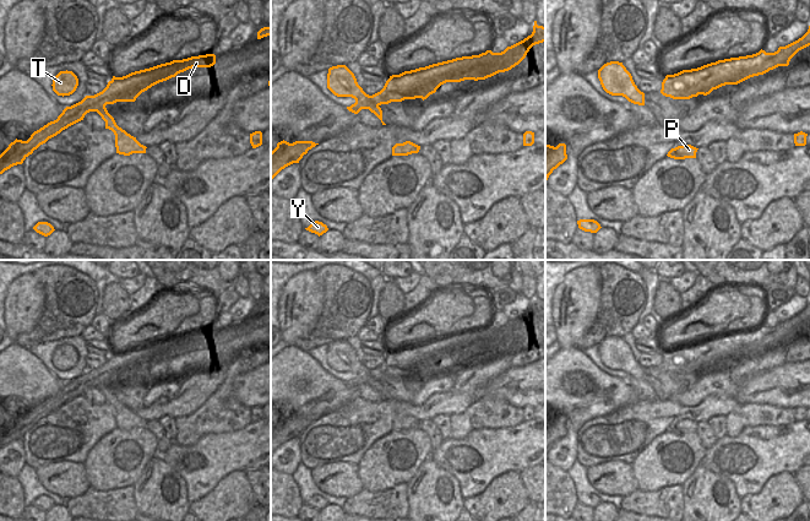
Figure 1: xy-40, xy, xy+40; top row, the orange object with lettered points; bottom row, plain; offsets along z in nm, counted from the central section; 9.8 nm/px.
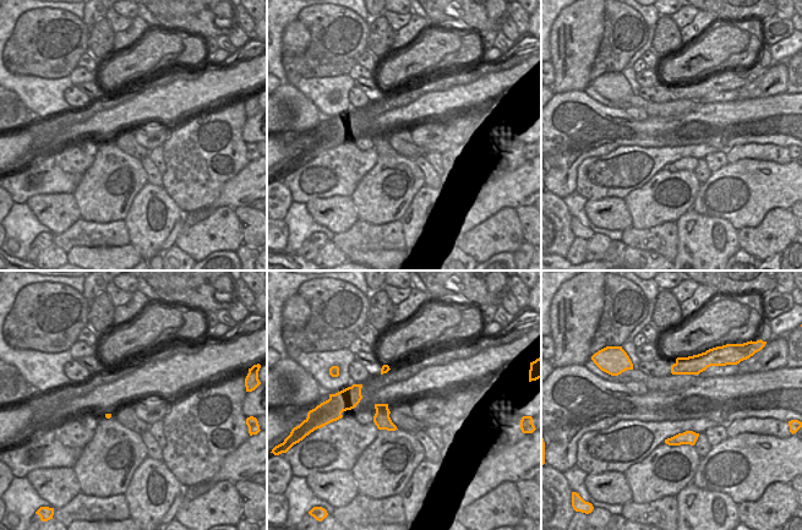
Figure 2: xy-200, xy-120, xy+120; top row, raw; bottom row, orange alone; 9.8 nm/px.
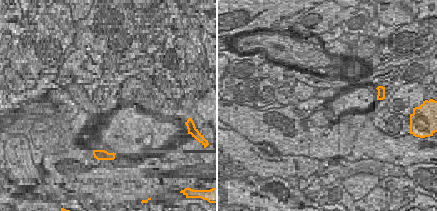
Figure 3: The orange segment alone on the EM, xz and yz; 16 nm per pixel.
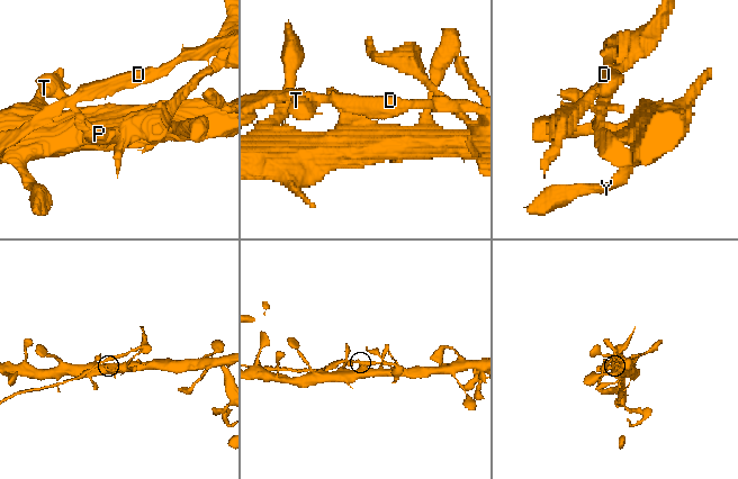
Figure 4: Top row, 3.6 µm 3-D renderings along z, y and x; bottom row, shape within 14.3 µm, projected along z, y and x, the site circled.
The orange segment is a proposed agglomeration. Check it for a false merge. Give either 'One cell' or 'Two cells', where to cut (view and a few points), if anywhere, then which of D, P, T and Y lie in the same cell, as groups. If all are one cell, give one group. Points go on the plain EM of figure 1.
Two cells. Split along xy (378, 379), (367, 383). Groups: D T / P Y.

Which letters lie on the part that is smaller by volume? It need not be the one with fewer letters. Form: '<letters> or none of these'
D, T

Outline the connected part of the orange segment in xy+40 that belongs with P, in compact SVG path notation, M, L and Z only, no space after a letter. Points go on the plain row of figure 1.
M683 419L683 420L672 423L667 430L674 434L696 433L697 424L698 423L691 419Z

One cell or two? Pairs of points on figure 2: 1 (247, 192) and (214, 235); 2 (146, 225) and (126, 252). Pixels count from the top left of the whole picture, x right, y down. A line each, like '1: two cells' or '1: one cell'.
1: two cells
2: two cells

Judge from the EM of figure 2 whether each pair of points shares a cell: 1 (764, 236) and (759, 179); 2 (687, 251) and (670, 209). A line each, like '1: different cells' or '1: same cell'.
1: different cells
2: different cells

